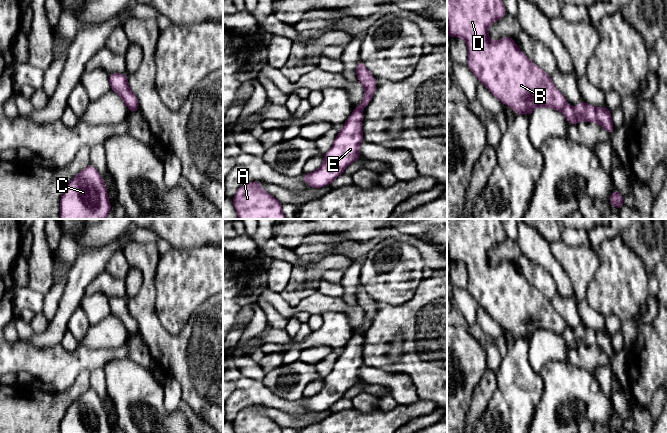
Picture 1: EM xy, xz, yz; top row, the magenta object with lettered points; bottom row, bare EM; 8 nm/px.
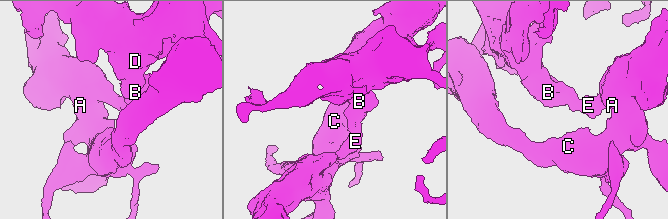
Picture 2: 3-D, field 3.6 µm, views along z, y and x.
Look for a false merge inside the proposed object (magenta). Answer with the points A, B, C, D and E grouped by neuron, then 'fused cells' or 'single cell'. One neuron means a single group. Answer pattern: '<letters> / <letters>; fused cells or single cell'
A C E / B D; fused cells

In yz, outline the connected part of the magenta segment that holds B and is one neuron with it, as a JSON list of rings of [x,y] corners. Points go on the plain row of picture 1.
[[[447,219],[447,259],[460,261],[468,270],[468,291],[480,306],[515,338],[531,339],[538,331],[562,335],[568,328],[550,299],[533,287],[516,269],[514,262],[492,265],[488,252],[507,238],[500,219]]]

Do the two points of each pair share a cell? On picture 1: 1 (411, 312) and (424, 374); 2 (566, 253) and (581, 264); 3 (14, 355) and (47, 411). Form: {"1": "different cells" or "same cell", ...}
{"1": "same cell", "2": "same cell", "3": "same cell"}

